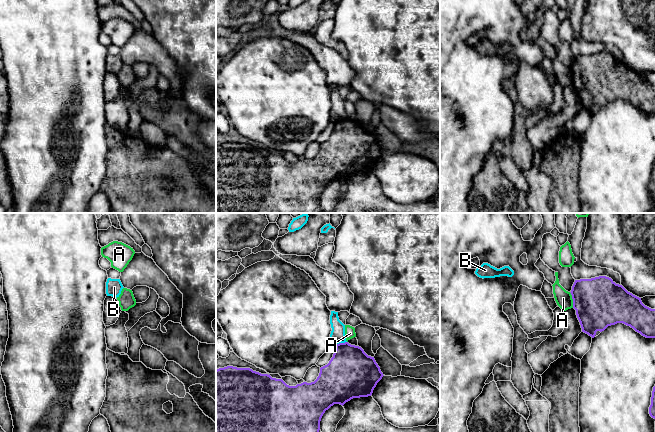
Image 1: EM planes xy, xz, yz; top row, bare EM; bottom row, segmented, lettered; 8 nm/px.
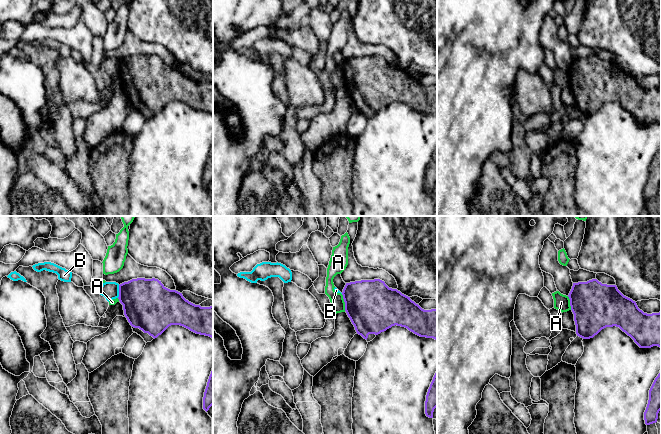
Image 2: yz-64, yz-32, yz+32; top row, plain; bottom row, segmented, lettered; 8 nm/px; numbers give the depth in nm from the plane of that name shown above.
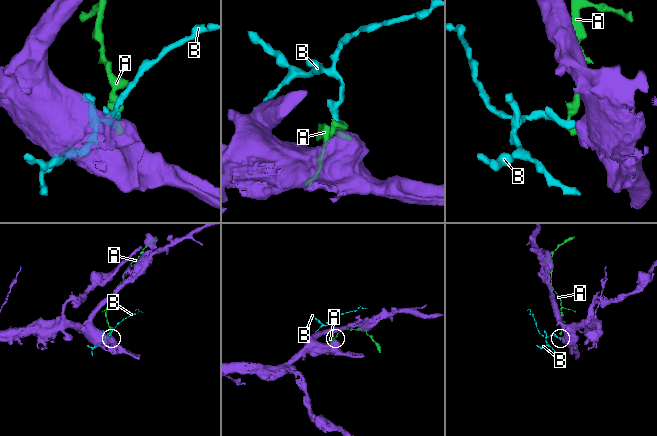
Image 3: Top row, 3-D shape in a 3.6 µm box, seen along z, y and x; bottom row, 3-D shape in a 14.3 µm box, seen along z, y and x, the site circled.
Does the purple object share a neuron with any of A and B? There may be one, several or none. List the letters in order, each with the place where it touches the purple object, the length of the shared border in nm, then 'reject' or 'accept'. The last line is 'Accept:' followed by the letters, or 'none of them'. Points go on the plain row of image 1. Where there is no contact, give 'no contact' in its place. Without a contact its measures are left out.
A: meets purple in yz at (573, 76); contact 130 nm long; reject
B: meets purple in xz at (341, 119); contact 90 nm long; reject
Accept: none of them

